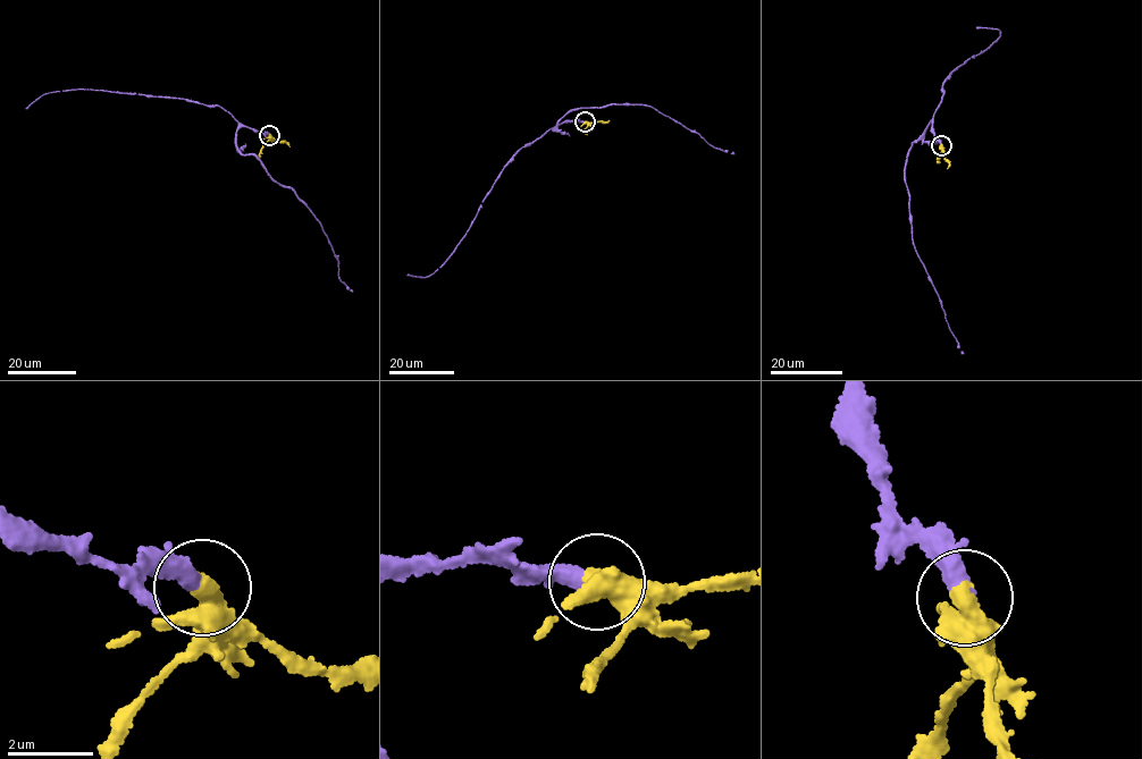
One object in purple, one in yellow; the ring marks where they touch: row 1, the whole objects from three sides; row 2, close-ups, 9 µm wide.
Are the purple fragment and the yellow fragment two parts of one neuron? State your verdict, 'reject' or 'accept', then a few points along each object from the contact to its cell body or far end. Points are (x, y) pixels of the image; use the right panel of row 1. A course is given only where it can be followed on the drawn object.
accept; course purple (941, 145), (931, 131), (931, 120), (913, 142), (904, 175), (910, 194), (915, 249), (962, 354); course yellow (941, 145), (947, 169)

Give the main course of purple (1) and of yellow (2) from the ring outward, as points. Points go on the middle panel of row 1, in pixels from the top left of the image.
1: (585, 123), (567, 121), (552, 129), (573, 109), (613, 103), (641, 104), (698, 134), (710, 145), (733, 152)
2: (585, 123), (610, 120)

